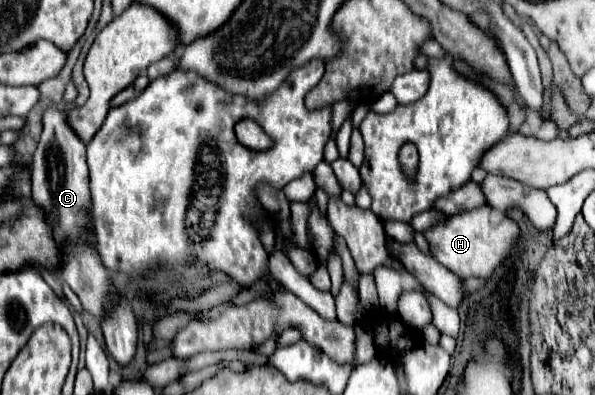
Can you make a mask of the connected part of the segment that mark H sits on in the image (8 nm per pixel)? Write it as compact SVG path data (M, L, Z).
M474 208L456 216L448 216L444 222L436 222L424 232L424 238L430 246L430 256L434 256L444 268L454 272L458 278L490 278L492 270L500 266L506 254L512 250L514 242L520 236L520 228L510 218L504 218L500 224L490 222L490 208Z

